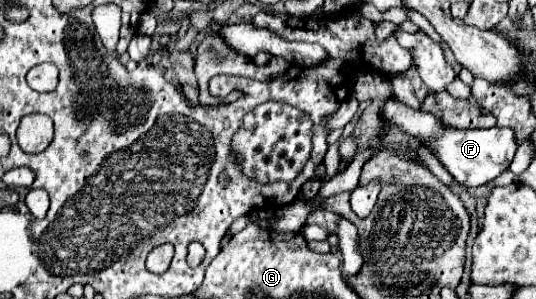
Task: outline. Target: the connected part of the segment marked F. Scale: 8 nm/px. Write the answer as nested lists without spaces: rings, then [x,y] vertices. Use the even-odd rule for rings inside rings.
[[[389,97],[383,107],[381,115],[385,123],[391,123],[393,127],[401,129],[409,137],[415,137],[421,141],[431,153],[437,157],[437,161],[453,175],[453,179],[463,187],[481,187],[495,177],[499,177],[513,161],[517,145],[511,129],[455,129],[445,125],[437,115],[427,111],[415,111],[401,103],[395,97]]]

